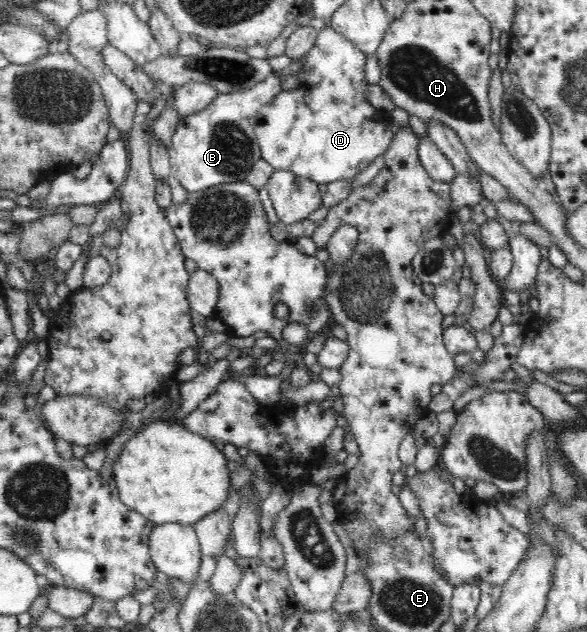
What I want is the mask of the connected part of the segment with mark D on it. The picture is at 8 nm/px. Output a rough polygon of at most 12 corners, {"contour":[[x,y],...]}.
{"contour":[[319,30],[298,86],[257,112],[261,158],[353,179],[395,136],[367,56]]}

